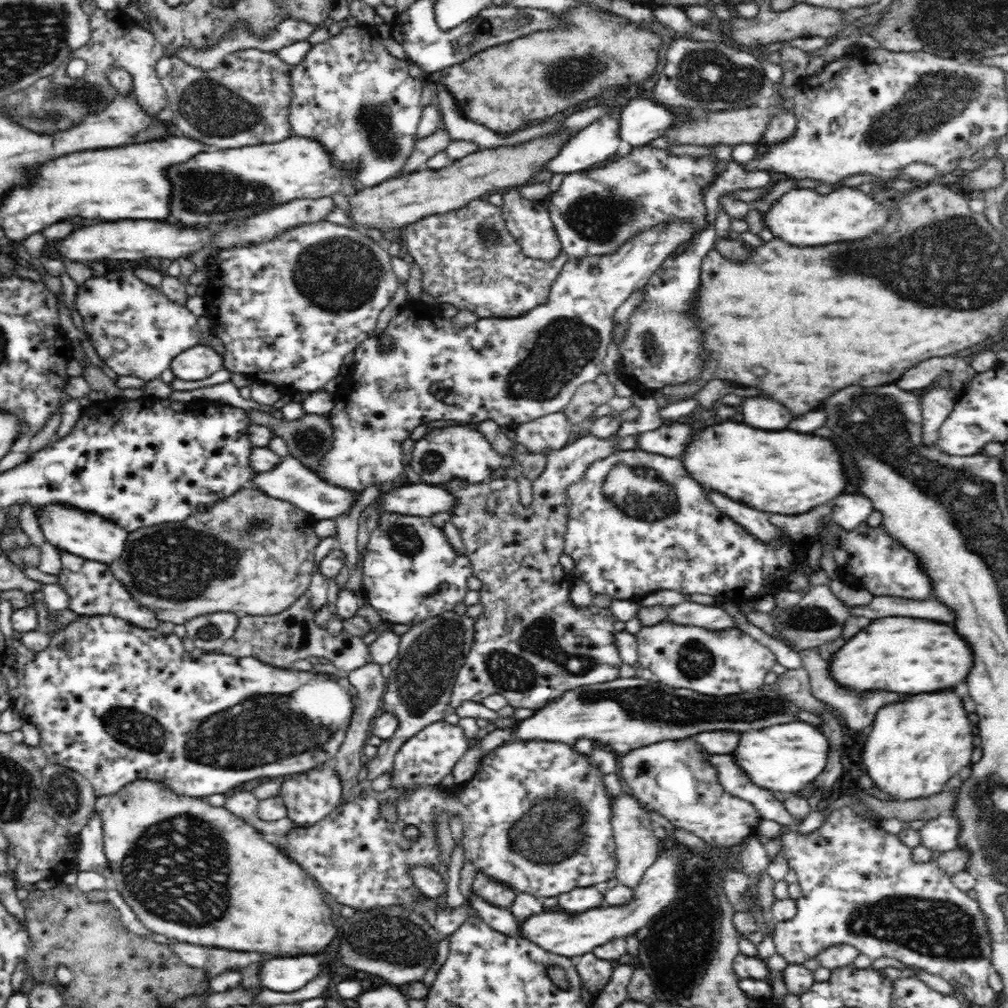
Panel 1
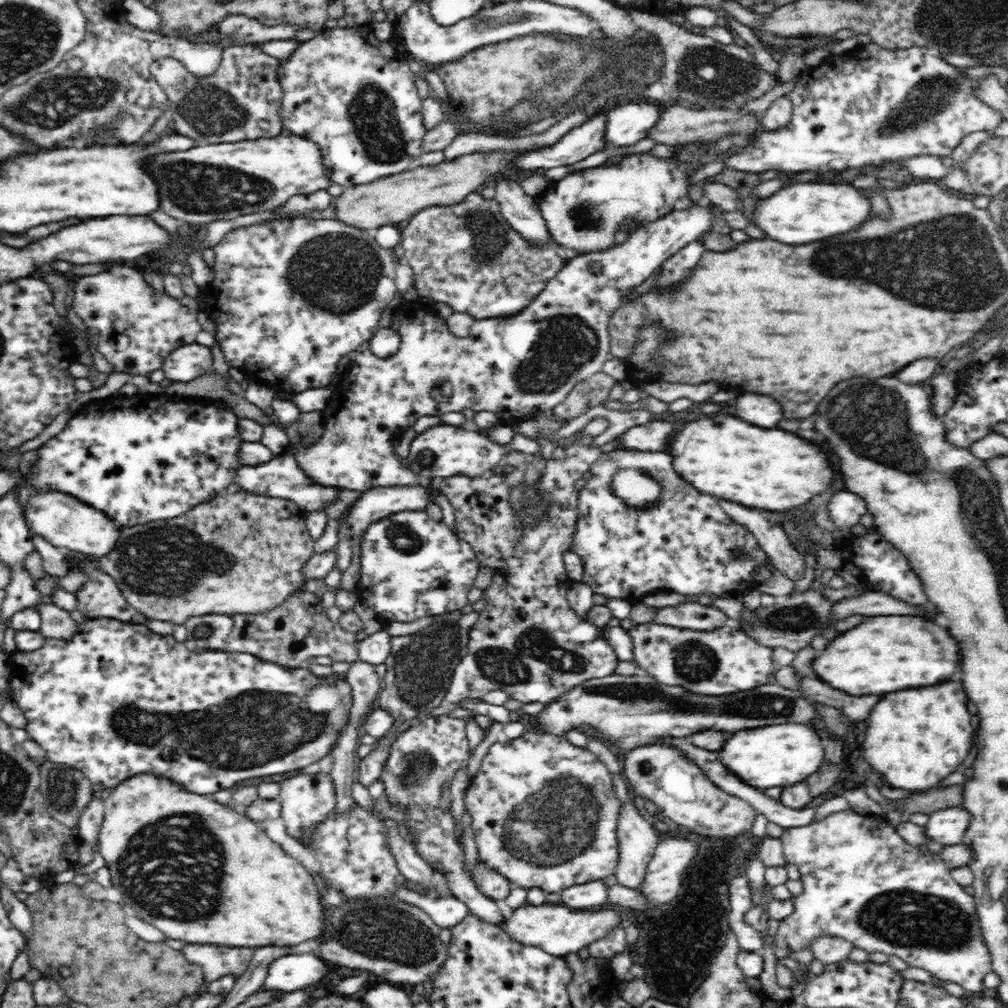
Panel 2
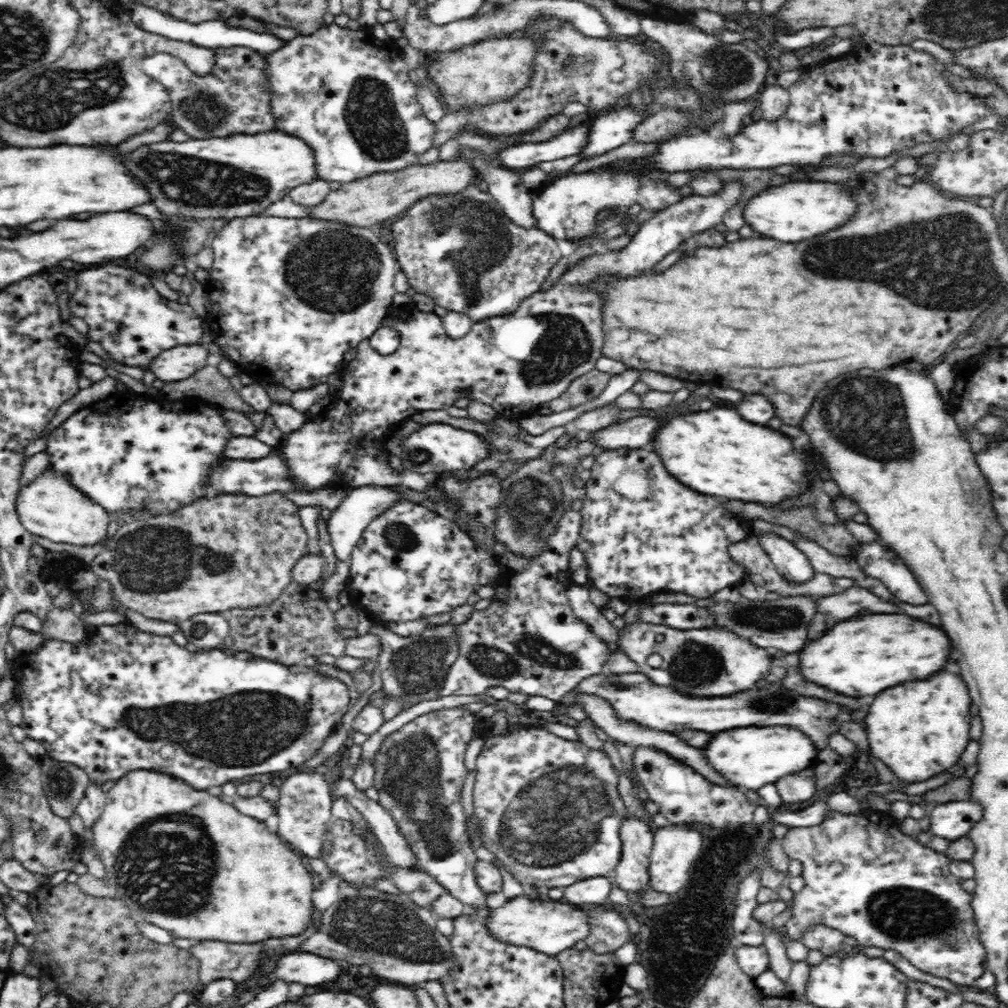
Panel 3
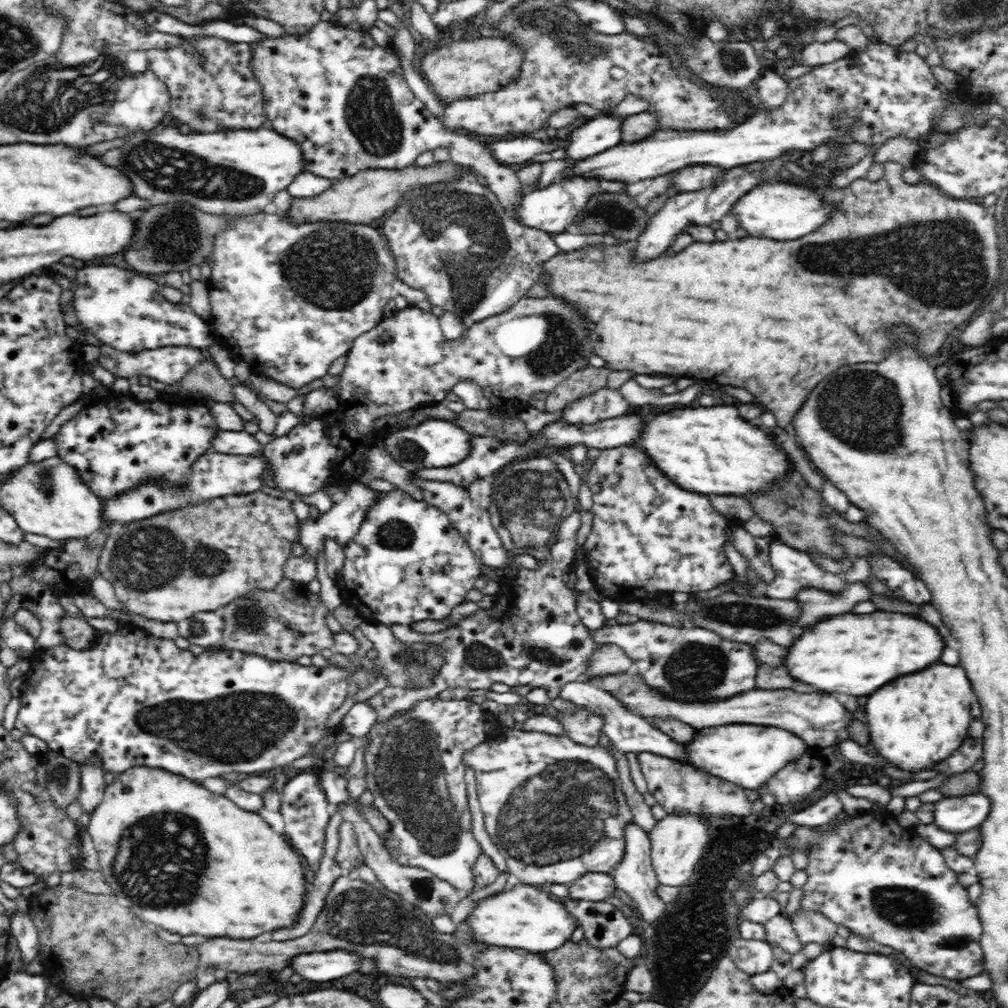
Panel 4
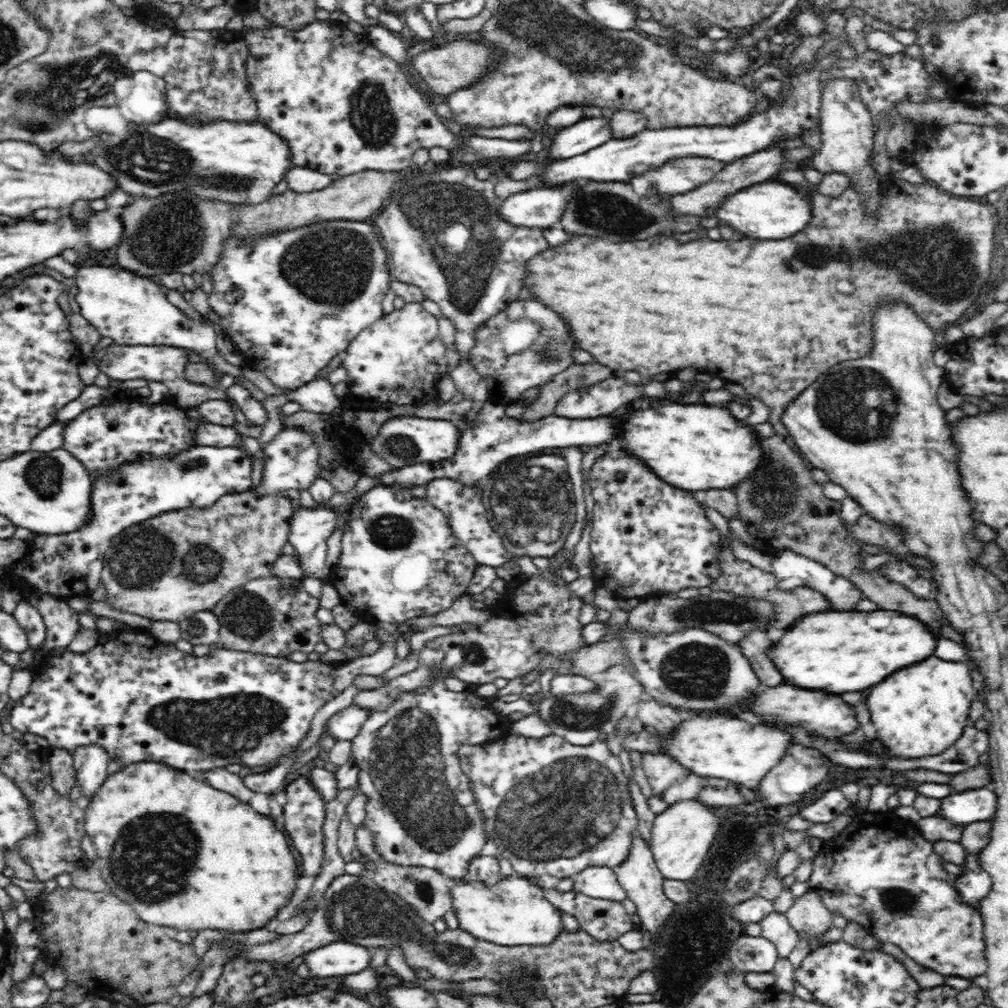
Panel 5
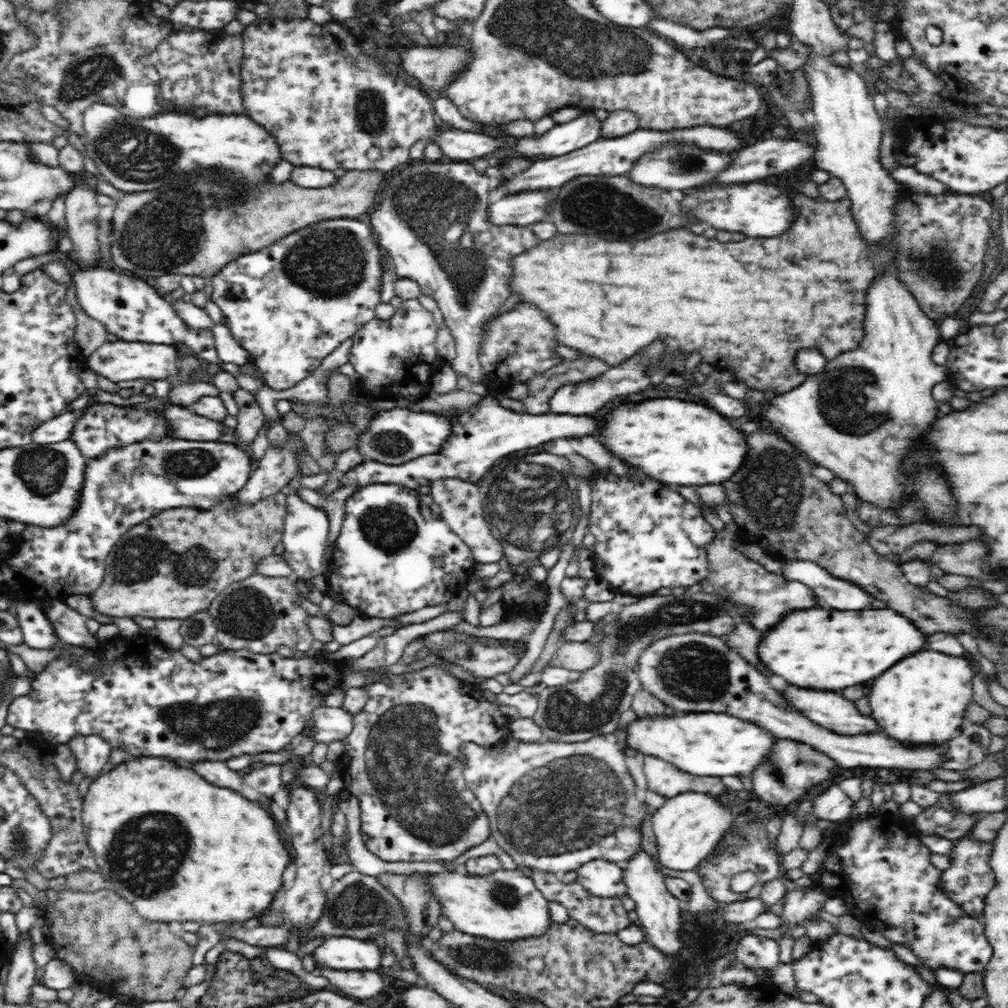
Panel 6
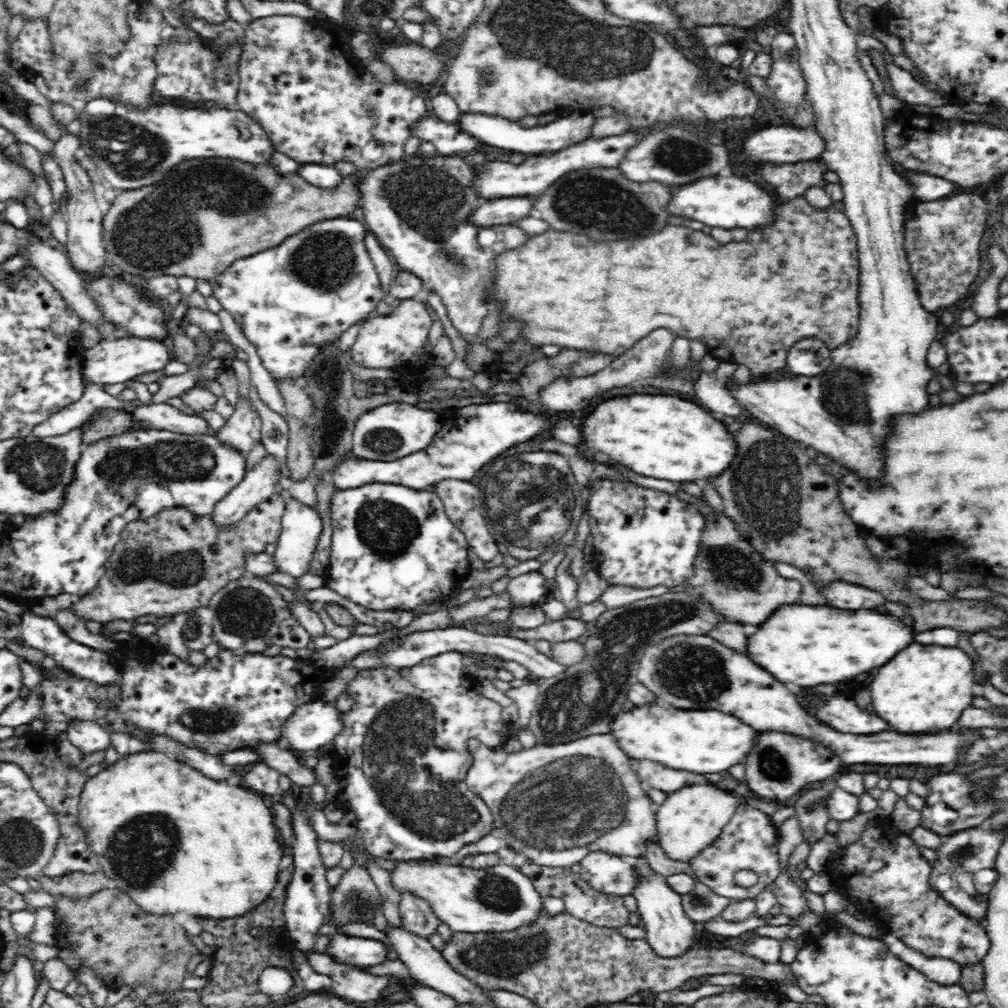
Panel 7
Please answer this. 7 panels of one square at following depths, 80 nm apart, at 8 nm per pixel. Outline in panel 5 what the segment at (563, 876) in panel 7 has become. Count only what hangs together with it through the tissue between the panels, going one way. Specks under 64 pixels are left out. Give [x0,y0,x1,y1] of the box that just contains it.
[543,888,637,941]

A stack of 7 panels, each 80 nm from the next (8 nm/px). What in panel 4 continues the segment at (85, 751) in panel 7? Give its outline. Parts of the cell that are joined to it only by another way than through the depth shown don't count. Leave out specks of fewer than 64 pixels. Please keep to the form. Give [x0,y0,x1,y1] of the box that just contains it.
[79,764,106,816]

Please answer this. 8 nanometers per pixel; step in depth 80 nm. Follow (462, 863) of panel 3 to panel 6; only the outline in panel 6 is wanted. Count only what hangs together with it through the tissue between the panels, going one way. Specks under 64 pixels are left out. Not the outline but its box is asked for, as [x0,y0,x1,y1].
[341,668,511,865]

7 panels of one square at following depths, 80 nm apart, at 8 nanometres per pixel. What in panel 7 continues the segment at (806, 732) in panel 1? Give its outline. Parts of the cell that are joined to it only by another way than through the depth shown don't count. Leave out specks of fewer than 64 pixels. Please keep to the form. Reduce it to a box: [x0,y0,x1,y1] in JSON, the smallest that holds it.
[611,703,759,774]

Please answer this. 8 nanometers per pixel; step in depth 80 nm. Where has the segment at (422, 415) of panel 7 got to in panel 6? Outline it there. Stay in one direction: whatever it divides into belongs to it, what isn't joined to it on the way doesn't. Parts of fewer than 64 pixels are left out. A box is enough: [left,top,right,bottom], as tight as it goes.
[358,408,449,465]

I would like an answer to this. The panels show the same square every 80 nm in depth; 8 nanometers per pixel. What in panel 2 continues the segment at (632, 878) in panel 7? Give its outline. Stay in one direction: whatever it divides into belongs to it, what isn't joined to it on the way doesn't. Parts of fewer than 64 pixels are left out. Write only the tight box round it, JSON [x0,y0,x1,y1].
[560,880,608,910]

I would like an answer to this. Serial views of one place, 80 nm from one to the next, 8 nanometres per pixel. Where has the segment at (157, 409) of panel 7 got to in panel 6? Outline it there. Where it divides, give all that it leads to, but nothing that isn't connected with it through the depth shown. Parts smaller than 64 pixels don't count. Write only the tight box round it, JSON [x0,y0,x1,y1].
[163,403,226,442]

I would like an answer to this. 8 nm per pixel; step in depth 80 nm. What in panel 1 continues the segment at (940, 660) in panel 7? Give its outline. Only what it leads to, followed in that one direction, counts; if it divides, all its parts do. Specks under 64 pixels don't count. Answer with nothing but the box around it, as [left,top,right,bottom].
[864,692,975,801]

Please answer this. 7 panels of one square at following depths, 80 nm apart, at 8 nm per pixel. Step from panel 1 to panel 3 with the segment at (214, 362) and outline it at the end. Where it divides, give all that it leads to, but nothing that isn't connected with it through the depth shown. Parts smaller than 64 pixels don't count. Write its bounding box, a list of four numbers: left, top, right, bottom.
[149,344,208,382]

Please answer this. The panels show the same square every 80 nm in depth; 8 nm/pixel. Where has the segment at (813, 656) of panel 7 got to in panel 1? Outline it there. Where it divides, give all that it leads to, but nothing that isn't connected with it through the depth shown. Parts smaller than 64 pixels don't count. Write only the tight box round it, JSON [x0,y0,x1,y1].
[830,616,972,692]

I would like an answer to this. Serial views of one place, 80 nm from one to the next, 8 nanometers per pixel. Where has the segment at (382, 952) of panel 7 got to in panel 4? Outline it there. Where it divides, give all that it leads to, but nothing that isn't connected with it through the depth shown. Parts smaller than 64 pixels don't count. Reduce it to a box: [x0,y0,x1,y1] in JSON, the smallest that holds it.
[288,950,360,983]

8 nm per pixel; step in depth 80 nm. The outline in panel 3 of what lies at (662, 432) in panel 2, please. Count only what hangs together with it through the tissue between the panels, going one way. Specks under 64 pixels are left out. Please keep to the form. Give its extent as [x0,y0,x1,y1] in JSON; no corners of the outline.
[596,415,656,449]

